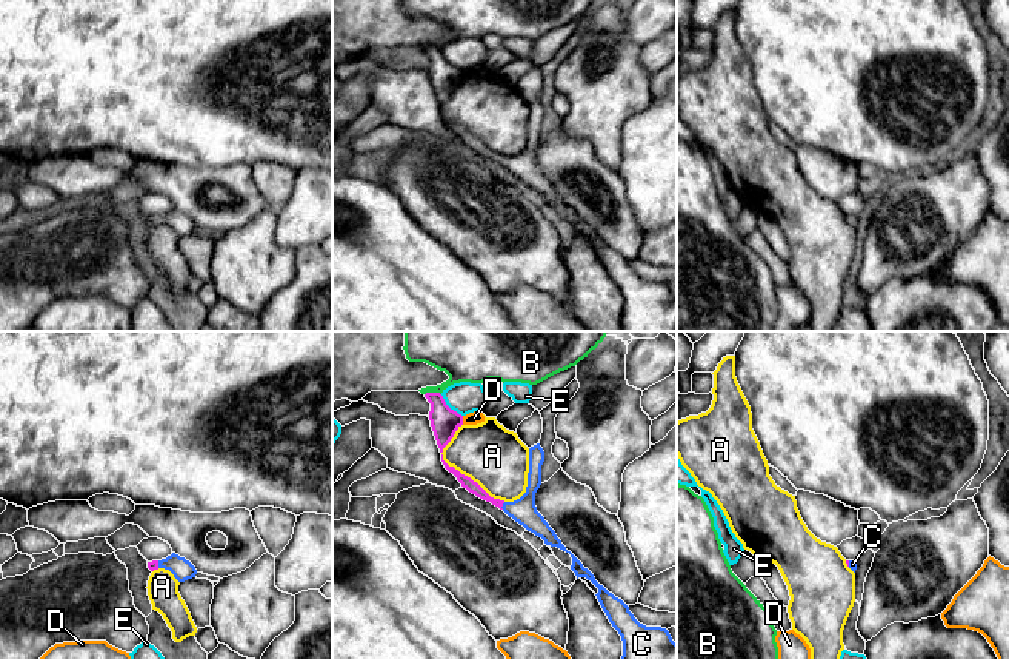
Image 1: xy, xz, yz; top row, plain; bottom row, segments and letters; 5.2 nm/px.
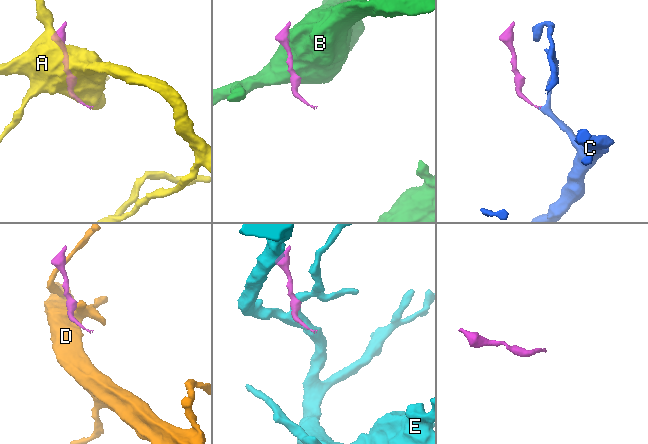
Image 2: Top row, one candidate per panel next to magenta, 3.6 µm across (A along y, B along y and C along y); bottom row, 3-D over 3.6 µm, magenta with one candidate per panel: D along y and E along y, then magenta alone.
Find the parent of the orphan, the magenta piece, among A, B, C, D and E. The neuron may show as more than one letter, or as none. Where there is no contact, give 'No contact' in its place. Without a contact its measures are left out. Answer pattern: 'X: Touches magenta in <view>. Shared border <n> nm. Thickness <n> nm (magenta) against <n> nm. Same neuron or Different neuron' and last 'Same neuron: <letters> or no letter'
A: Touches magenta in xz. Shared border 460 nm. Thickness 70 nm (magenta) against 320 nm. Different neuron
B: Touches magenta in xz. Shared border 90 nm. Thickness 150 nm (magenta) against 190 nm. Different neuron
C: Touches magenta in xz. Shared border 40 nm. Thickness 70 nm (magenta) against 140 nm. Same neuron
D: Touches magenta in xz. Shared border 50 nm. Thickness 150 nm (magenta) against 70 nm. Different neuron
E: Touches magenta in xz. Shared border 170 nm. Thickness 150 nm (magenta) against 170 nm. Different neuron
Same neuron: C

